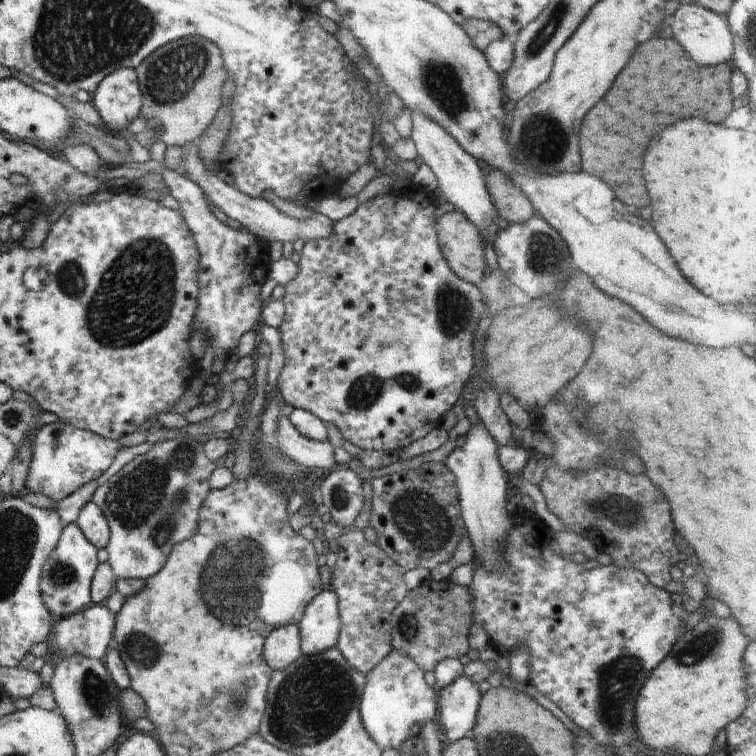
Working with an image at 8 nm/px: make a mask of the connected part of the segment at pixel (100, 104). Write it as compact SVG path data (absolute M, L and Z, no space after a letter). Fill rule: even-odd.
M119 68L105 76L93 92L90 101L100 114L104 129L108 131L129 128L142 108L137 72Z

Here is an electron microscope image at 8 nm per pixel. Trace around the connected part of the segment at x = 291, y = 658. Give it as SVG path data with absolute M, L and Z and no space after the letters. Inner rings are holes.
M298 625L281 626L267 634L263 646L263 657L266 664L271 666L274 671L282 670L291 665L302 654Z

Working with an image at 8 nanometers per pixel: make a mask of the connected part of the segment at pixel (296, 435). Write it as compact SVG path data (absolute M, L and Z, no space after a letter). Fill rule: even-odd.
M284 415L279 420L279 447L305 469L319 469L323 475L337 464L330 441L320 442L302 436Z

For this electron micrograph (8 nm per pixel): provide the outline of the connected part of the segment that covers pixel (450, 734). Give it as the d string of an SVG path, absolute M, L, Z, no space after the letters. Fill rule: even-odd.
M462 673L450 686L438 689L438 717L448 742L469 736L481 701L478 685Z

